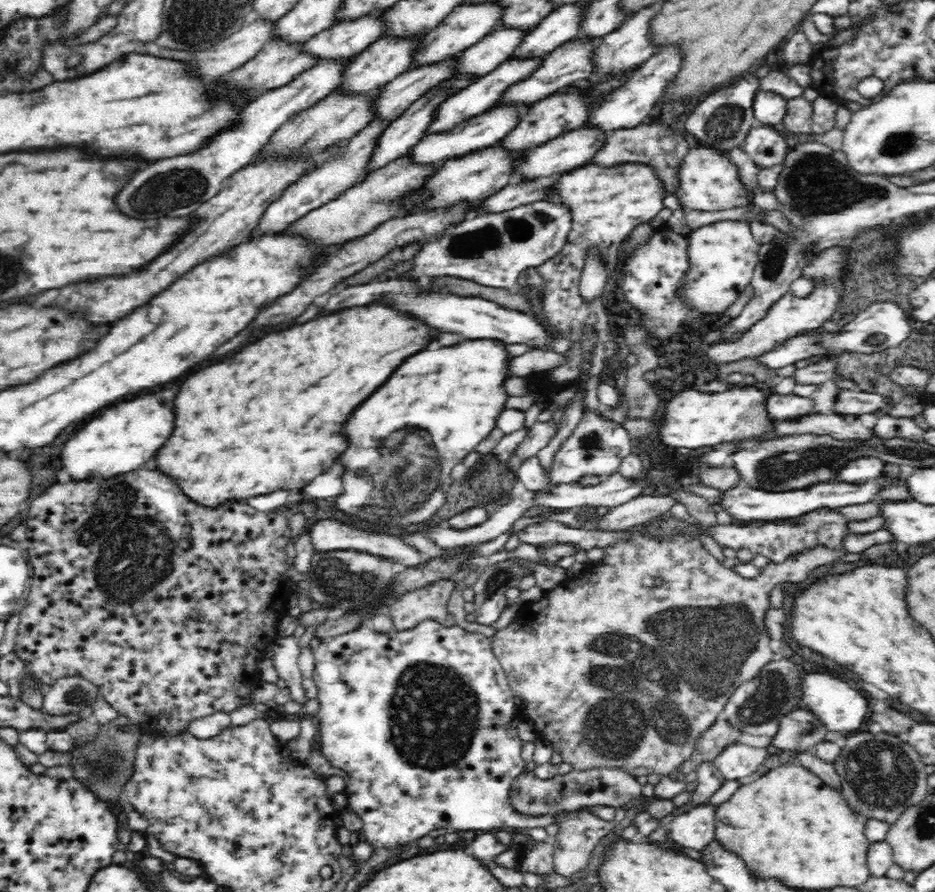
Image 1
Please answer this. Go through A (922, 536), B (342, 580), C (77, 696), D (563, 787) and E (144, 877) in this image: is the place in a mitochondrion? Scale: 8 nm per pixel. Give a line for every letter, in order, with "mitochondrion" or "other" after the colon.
A: other
B: mitochondrion
C: mitochondrion
D: other
E: other

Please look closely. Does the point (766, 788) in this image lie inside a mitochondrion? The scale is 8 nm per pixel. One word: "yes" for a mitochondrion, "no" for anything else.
no

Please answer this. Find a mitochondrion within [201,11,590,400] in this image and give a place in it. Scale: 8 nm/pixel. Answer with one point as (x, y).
(518, 228)

